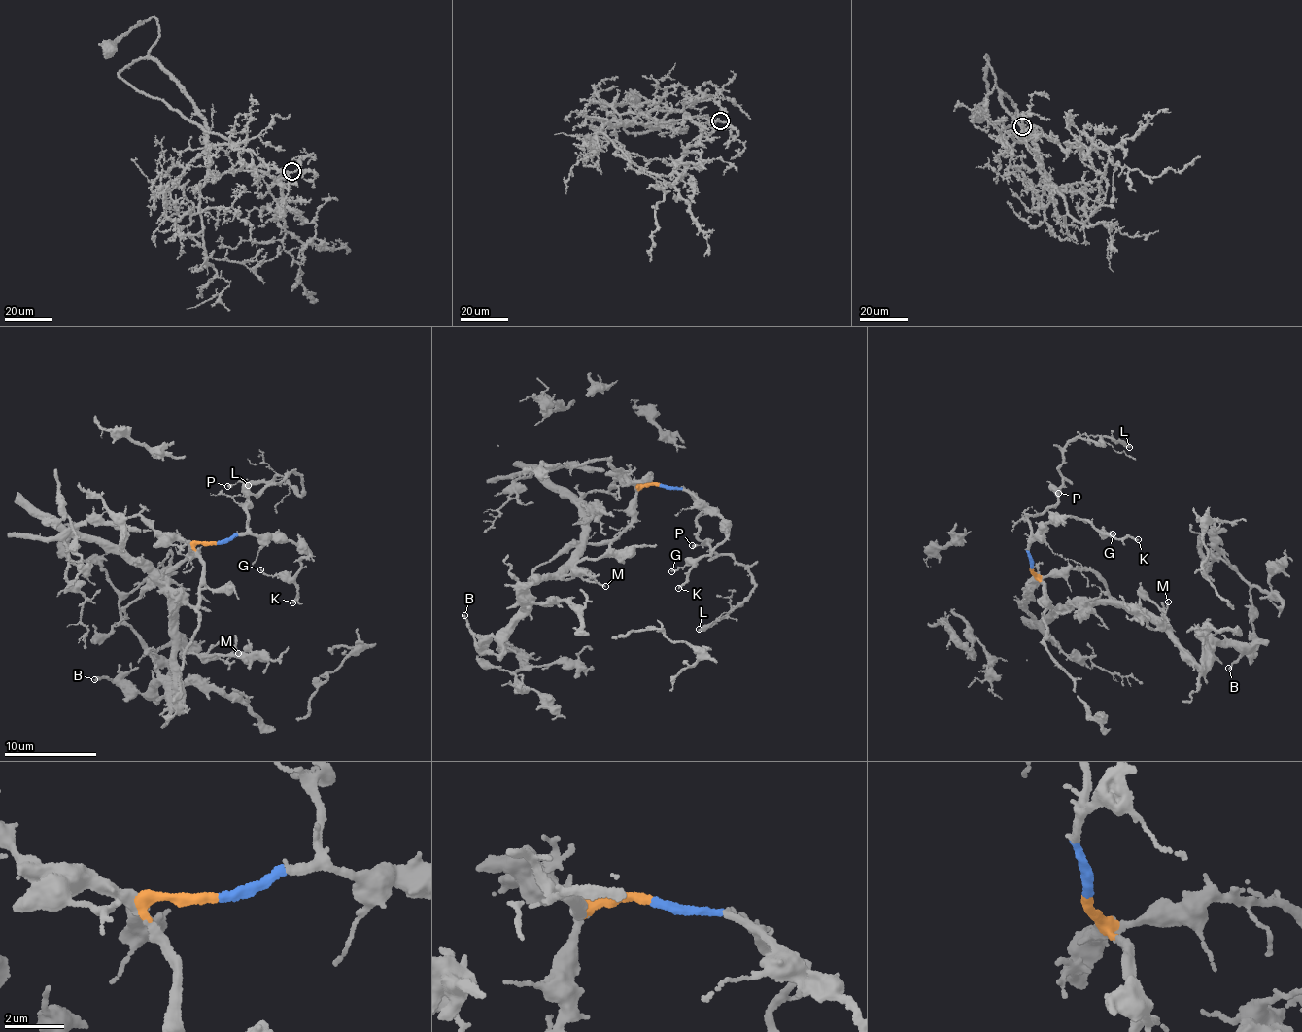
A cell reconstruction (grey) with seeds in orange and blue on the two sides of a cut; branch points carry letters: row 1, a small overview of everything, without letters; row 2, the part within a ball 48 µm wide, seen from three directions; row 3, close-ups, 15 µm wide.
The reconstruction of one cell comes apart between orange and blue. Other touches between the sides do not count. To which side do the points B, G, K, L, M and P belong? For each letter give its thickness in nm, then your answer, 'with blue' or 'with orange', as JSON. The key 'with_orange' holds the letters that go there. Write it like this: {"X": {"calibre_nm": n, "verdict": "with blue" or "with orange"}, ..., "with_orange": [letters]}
{"B": {"calibre_nm": 150, "verdict": "with orange"}, "G": {"calibre_nm": 120, "verdict": "with blue"}, "K": {"calibre_nm": 160, "verdict": "with blue"}, "L": {"calibre_nm": 340, "verdict": "with blue"}, "M": {"calibre_nm": 120, "verdict": "with orange"}, "P": {"calibre_nm": 190, "verdict": "with blue"}, "with_orange": ["B", "M"]}

